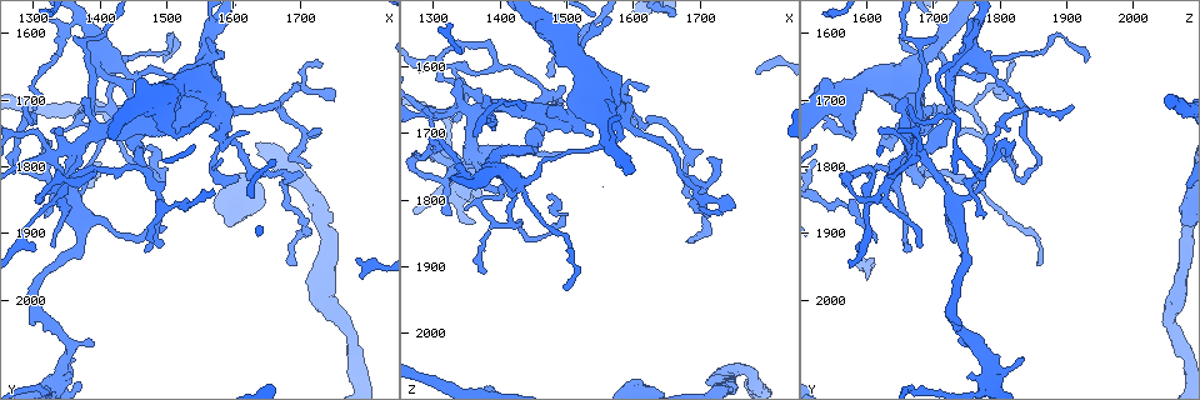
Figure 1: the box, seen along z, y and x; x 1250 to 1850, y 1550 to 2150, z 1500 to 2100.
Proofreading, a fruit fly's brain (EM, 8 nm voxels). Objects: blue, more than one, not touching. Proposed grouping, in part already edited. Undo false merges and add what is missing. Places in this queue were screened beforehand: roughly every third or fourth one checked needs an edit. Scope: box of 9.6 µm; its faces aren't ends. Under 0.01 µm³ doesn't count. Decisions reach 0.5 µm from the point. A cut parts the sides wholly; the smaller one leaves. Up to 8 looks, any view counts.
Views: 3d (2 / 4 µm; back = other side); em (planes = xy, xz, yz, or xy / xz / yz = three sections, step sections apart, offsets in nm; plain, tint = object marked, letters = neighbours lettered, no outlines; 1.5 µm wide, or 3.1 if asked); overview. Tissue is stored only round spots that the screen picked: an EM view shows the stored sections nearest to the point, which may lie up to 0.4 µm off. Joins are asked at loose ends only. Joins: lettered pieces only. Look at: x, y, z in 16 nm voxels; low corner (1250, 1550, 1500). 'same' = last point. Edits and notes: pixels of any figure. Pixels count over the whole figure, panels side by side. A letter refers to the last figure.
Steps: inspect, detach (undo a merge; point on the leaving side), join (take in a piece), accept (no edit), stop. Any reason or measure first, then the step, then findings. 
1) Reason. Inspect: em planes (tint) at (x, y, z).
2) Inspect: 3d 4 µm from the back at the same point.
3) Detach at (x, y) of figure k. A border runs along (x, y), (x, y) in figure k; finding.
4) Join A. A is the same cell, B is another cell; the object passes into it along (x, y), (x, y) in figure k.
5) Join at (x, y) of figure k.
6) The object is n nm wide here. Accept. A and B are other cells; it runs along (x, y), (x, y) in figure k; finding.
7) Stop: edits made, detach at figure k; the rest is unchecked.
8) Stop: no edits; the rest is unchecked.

Tapers out. Inspect: 3d 4 µm at (1320, 1875, 1775).

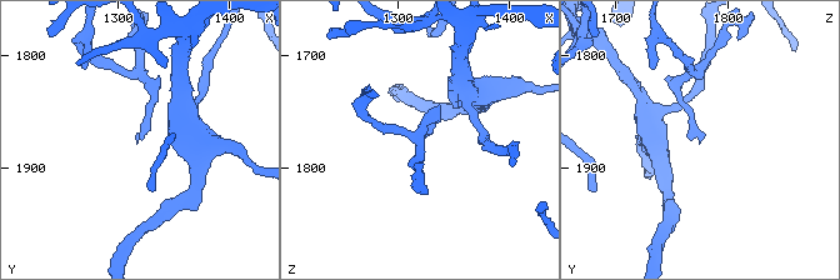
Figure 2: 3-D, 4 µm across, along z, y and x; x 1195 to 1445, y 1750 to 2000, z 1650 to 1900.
Inspect: em xz step 8 (plain) at (1318, 1874, 1780).

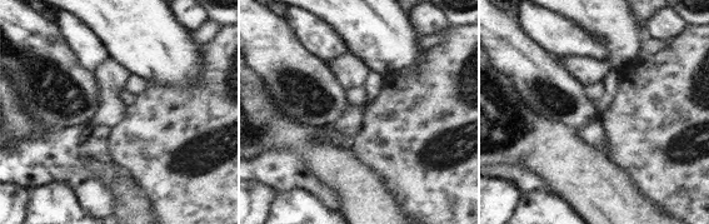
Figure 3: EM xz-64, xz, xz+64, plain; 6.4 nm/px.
What lies round it. Inspect: em xz step 8 (letters) at the same point.

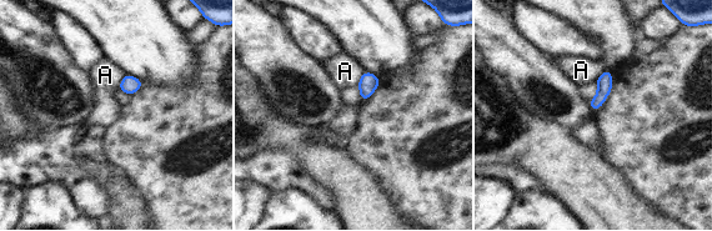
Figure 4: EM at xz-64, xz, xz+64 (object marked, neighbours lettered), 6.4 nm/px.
The longest contact is with A, 130 nm. Accept. A is another cell; no lettered piece goes on from it.

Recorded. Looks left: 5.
Sudden change in width. Inspect: em planes (plain) at (1425, 1650, 1775).

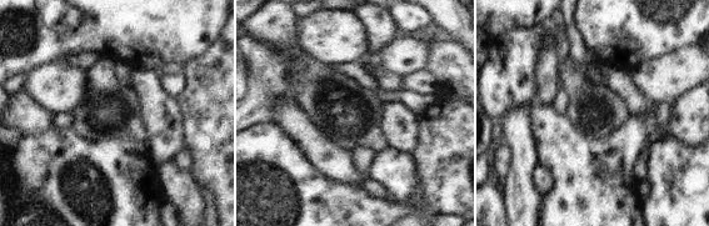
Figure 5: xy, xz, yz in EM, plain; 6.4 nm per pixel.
Inspect: em planes (letters) at the same point.

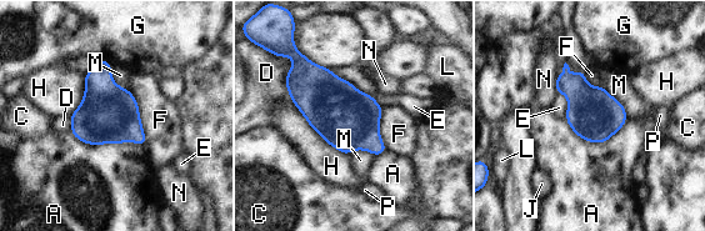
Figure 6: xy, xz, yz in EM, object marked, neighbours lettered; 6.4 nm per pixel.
The object is 340 nm wide here. Accept. A, C, D, E, F, G, H, J, L, M, N and P are other cells; a border runs along (70, 131), (88, 144), (144, 147) in figure 6; all the same neuron.

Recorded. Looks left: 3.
Free end. Inspect: 3d 2 µm at (1500, 1640, 1925).

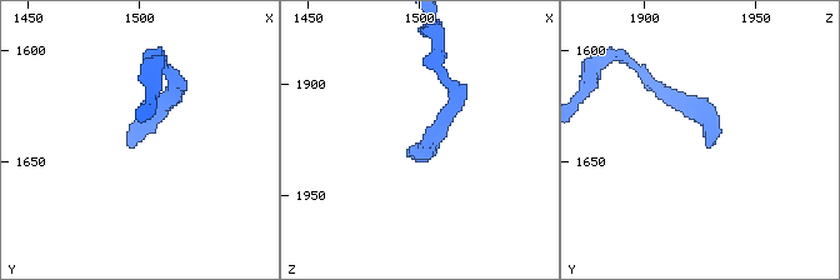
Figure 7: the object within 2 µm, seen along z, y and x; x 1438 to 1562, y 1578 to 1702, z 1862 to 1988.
Now the EM. Inspect: em planes (plain) at (1497, 1642, 1927).

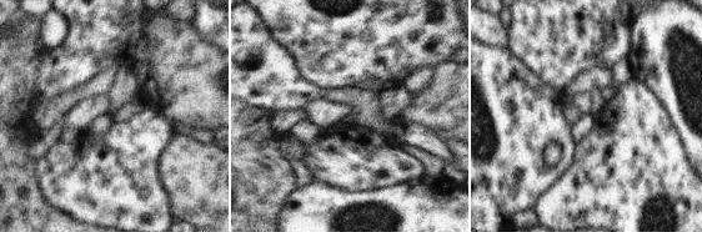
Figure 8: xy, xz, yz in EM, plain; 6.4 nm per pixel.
What lies round it. Inspect: em planes (letters) at the same point.

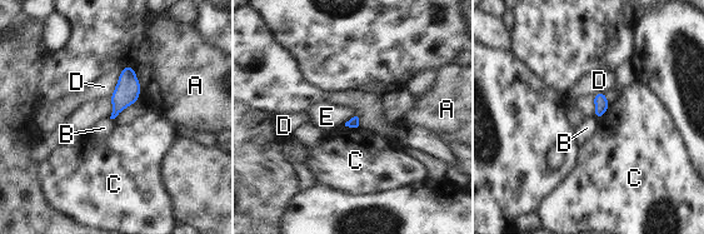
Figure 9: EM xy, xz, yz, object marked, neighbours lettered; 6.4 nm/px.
The longest contact is with D, 200 nm. Accept. A, B, C, D and E are other cells; no lettered piece goes on from it.

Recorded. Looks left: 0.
Stop: no edits; the rest is unchecked.

